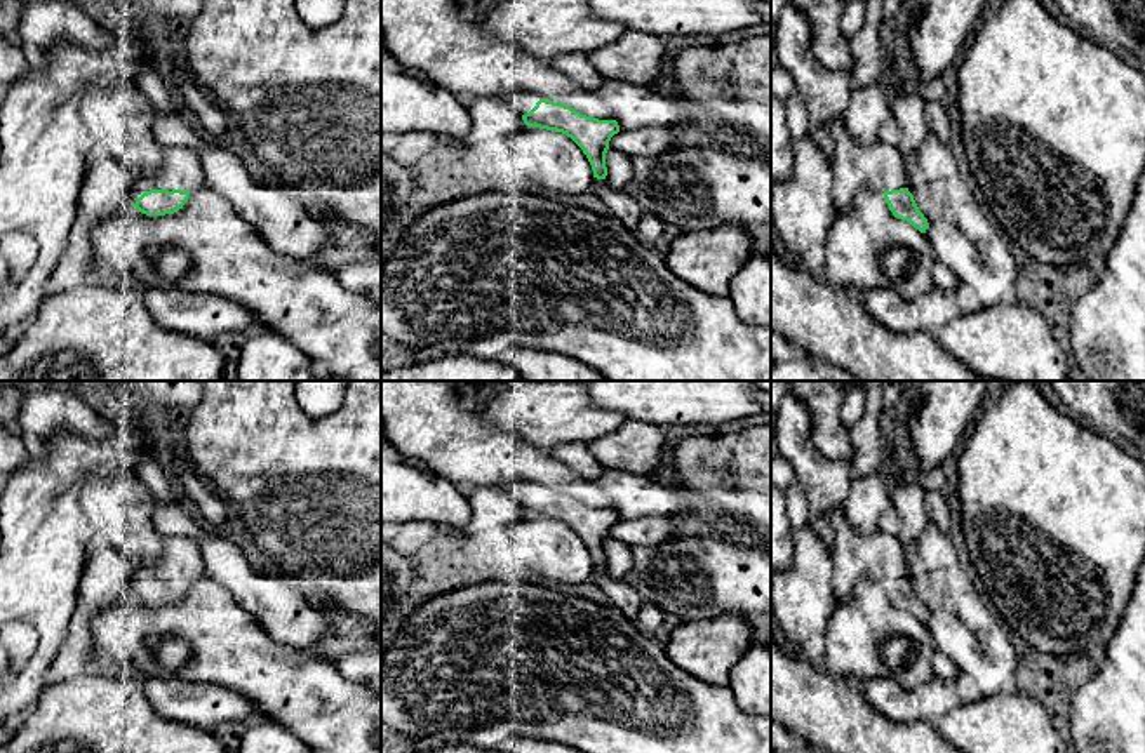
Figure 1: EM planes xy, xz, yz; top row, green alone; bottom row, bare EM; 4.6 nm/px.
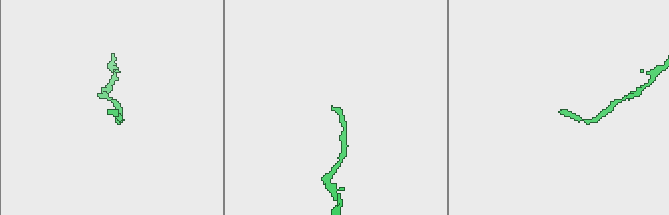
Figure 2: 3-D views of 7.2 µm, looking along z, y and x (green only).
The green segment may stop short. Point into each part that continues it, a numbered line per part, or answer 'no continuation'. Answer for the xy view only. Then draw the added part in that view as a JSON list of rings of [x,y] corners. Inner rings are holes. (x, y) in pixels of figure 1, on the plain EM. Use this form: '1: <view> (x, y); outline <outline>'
1: xy (181, 559); outline [[[162,536],[162,555],[155,565],[144,565],[134,570],[129,579],[129,590],[136,590],[150,579],[204,579],[202,551],[195,541],[184,536]]]

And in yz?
1: yz (879, 555); outline [[[842,506],[830,510],[827,520],[835,529],[832,583],[837,603],[847,600],[861,579],[884,583],[907,576],[903,544],[896,536],[854,532],[844,518]]]

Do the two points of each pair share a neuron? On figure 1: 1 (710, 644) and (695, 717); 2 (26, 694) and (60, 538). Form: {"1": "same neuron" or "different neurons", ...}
{"1": "different neurons", "2": "same neuron"}

